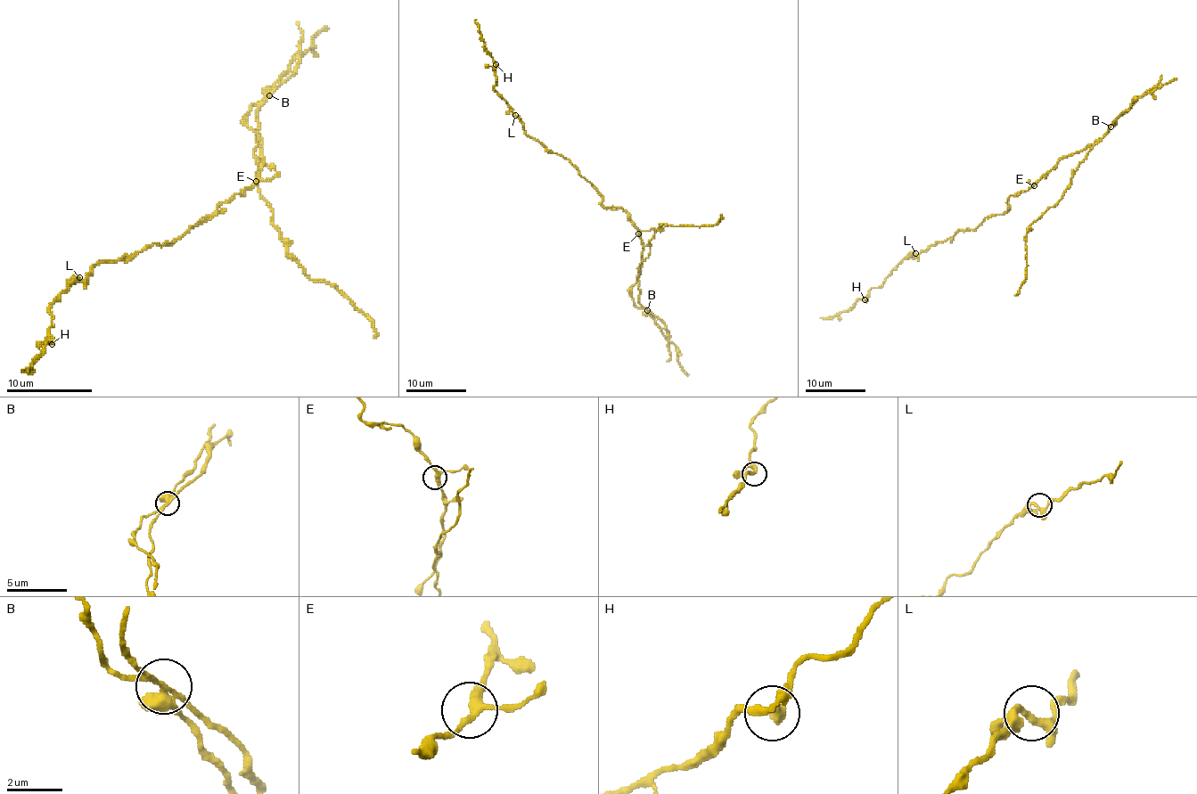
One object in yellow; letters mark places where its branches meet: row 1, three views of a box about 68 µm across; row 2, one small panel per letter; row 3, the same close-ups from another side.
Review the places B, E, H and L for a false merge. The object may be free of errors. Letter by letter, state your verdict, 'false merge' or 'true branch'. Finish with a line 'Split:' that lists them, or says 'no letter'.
B: false merge
E: true branch
H: true branch
L: true branch
Split: B

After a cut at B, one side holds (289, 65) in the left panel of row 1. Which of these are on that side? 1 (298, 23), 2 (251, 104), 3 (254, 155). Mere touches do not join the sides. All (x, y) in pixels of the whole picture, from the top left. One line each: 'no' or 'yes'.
1: yes
2: no
3: yes

